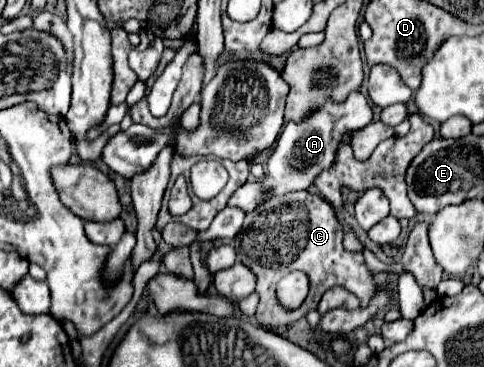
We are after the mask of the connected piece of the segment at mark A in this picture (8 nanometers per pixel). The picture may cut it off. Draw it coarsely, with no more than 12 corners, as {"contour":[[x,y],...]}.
{"contour":[[361,91],[287,123],[265,179],[241,185],[227,205],[251,211],[273,195],[309,189],[345,133],[369,125]]}

